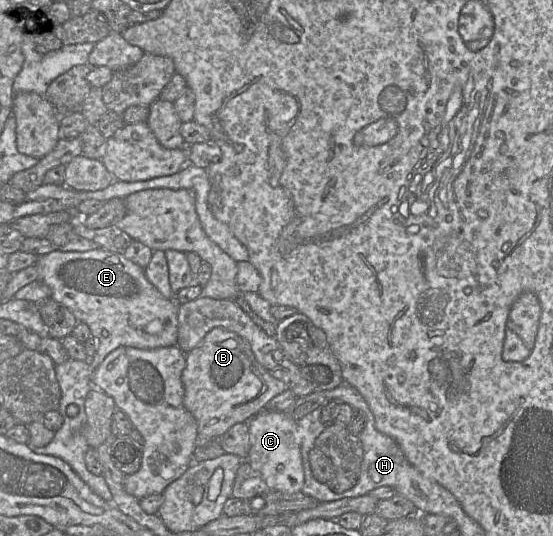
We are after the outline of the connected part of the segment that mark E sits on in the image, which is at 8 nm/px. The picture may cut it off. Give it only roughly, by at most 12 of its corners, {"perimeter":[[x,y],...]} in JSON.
{"perimeter":[[101,248],[40,256],[38,280],[96,338],[177,344],[179,304]]}

